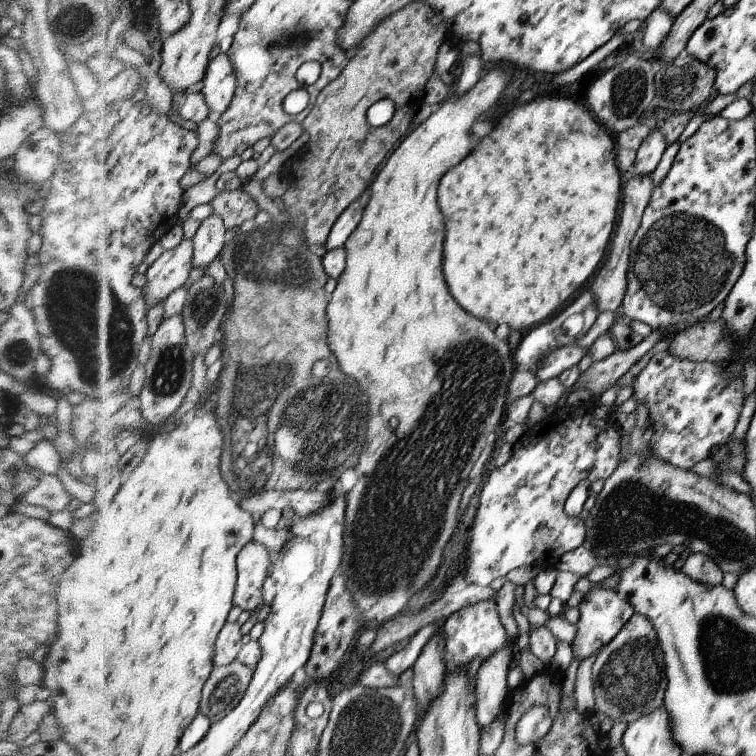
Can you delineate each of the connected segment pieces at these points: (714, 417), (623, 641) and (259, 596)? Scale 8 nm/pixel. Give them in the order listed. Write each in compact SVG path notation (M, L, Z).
M667 351L652 356L634 381L633 398L636 402L644 402L648 406L648 442L654 456L688 471L701 460L711 458L712 448L722 447L737 430L746 400L744 385L743 374L730 374L730 370L726 370L724 365L719 363L694 362L672 356Z
M635 613L622 631L598 653L594 668L595 713L602 713L613 722L631 725L642 716L664 706L668 678L657 630L646 616Z
M254 541L242 550L239 565L239 584L235 606L252 610L264 602L264 582L272 575L272 556L268 546Z

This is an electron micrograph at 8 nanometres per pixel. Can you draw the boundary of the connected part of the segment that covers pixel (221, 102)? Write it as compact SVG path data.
M228 53L219 54L212 60L210 68L204 80L203 88L208 105L211 108L210 117L219 122L220 118L228 112L236 98L238 84L238 72Z

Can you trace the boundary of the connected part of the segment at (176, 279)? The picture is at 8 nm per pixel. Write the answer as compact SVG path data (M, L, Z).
M183 240L151 266L146 275L149 283L144 287L150 307L164 303L178 288L190 284L195 252L194 240Z

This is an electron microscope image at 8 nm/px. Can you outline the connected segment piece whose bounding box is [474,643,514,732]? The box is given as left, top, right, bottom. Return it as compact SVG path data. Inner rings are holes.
M509 643L490 658L483 660L476 674L474 692L477 696L478 724L481 724L482 732L486 732L492 726L492 722L509 702L507 675L512 660L514 656Z

